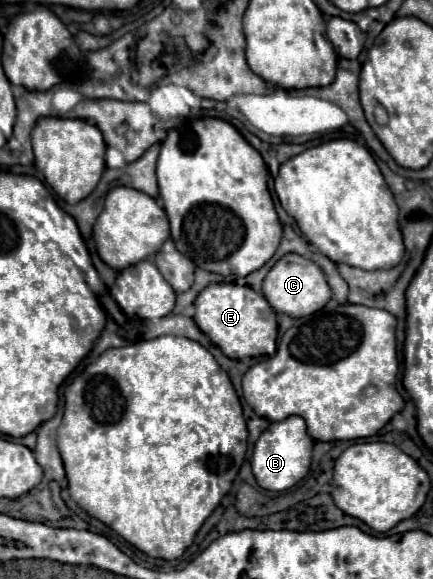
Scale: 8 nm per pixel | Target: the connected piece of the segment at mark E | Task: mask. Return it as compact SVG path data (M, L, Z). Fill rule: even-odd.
M214 283L214 285L208 285L196 297L194 307L196 307L194 321L210 337L210 341L222 349L226 357L242 359L274 355L276 339L278 339L276 313L268 305L262 293L256 293L248 285Z

